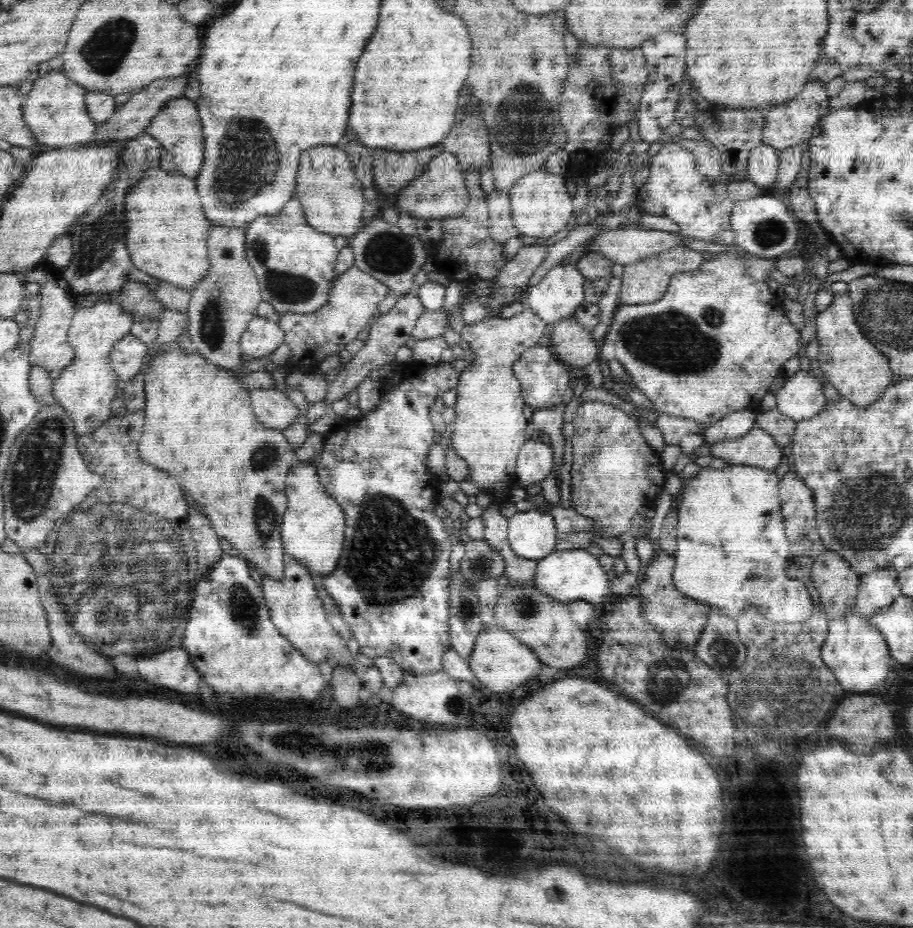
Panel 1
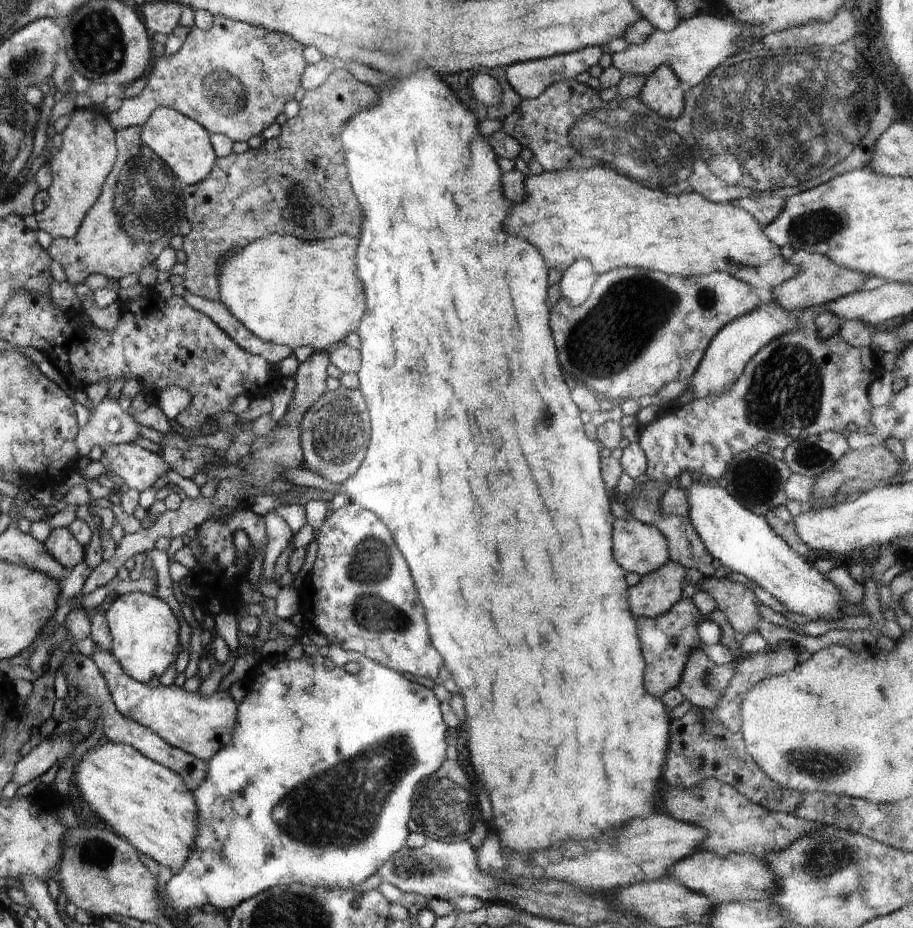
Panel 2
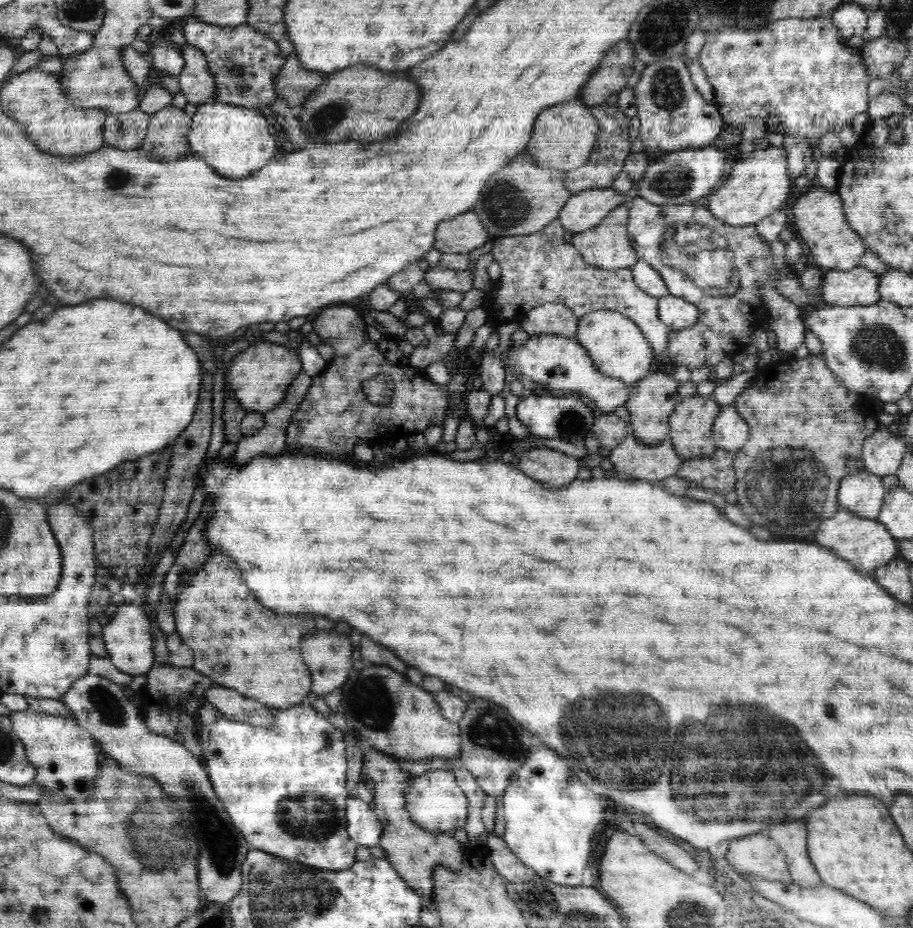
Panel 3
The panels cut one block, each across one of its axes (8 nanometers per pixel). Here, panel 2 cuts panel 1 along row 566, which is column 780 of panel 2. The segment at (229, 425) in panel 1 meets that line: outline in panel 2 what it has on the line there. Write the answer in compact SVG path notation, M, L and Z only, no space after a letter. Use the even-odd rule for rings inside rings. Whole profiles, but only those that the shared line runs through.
M601 165L528 174L525 177L524 190L526 200L512 206L508 220L504 220L504 228L506 232L522 236L530 244L534 244L542 254L544 264L560 272L564 272L578 258L590 260L598 275L622 266L652 268L684 278L722 270L754 289L767 288L773 291L801 271L798 265L782 257L779 246L764 234L746 209L735 204L710 202L700 194L670 196L664 192L656 192Z

